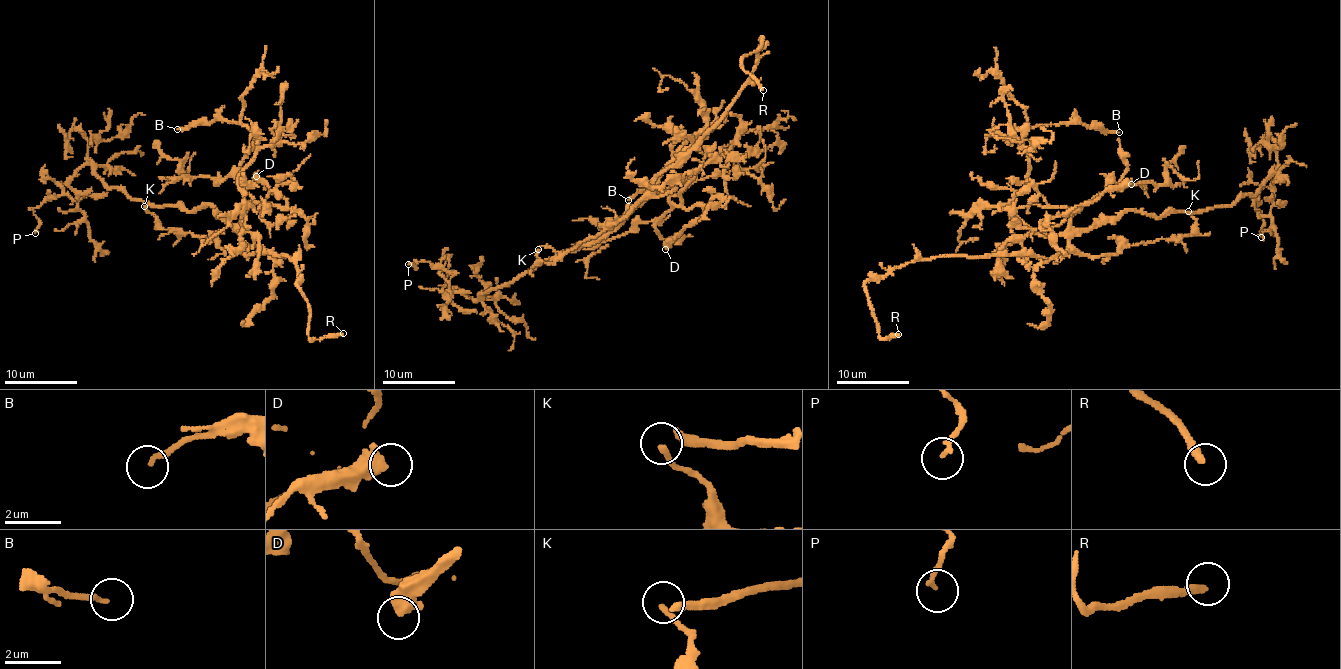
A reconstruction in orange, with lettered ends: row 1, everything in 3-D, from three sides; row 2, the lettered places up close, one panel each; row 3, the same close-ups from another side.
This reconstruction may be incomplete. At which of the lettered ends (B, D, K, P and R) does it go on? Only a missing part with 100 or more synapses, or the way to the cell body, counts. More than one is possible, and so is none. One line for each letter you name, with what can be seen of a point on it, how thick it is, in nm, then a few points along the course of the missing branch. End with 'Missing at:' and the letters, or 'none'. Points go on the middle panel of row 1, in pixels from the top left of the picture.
R: at (763, 90); 280 nm thick; missing branch runs (763, 90), (764, 136), (769, 156), (786, 173), (809, 178), (815, 170)
Missing at: R

